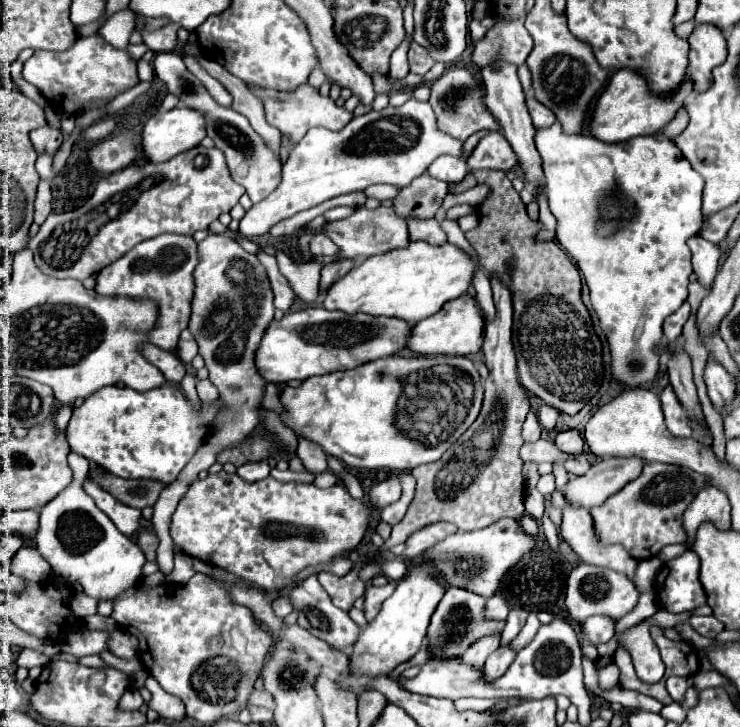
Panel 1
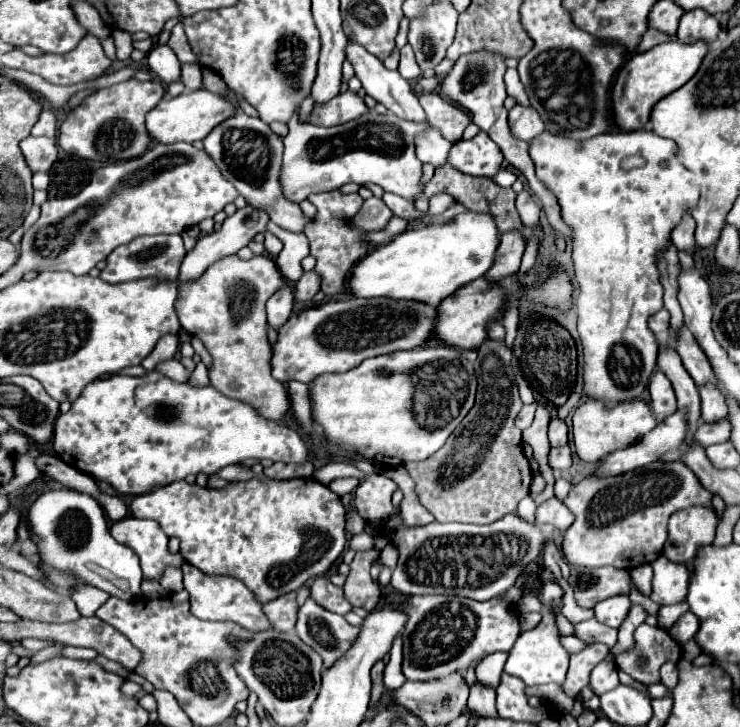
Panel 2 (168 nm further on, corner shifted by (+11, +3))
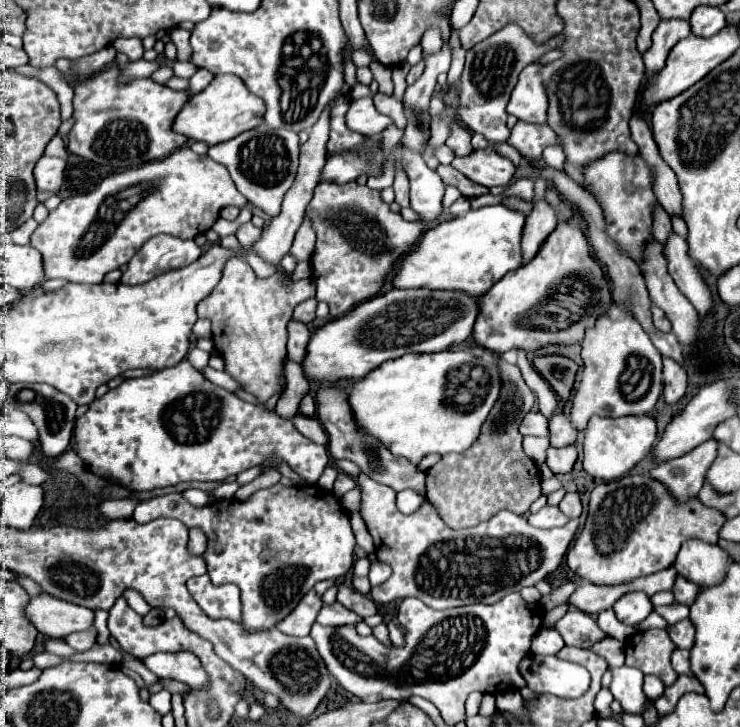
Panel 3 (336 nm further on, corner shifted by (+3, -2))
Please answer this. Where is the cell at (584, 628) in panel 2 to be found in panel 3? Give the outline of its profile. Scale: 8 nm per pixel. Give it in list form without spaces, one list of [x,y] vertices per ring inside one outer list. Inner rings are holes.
[[[569,610],[557,624],[555,628],[563,636],[567,646],[577,646],[577,648],[589,648],[597,640],[605,638],[607,634],[597,626],[597,622],[581,612],[581,610]]]

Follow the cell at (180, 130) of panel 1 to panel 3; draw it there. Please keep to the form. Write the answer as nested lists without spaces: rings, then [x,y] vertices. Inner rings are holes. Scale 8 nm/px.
[[[223,74],[215,76],[213,82],[203,92],[189,98],[189,102],[175,118],[173,130],[185,134],[191,140],[201,140],[213,146],[231,140],[241,132],[257,128],[263,122],[263,114],[265,114],[265,102],[259,96],[251,94],[239,76]]]

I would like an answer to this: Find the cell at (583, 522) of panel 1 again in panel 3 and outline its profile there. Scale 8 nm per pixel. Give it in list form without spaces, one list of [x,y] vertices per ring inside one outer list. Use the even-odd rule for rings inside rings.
[[[543,506],[539,512],[529,514],[527,522],[535,528],[555,528],[555,526],[565,526],[569,522],[569,518],[557,508],[557,506]]]

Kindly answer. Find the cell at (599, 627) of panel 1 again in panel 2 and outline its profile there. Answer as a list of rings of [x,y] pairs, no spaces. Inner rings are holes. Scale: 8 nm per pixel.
[[[617,595],[617,597],[609,597],[601,603],[595,605],[595,619],[607,627],[619,627],[623,623],[623,619],[627,617],[627,611],[631,607],[631,601],[627,595]]]

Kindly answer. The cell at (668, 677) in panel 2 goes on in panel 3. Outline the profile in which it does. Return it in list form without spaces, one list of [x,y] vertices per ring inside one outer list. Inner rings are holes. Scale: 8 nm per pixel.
[[[675,648],[675,652],[671,654],[671,664],[673,664],[673,668],[677,670],[677,674],[689,672],[689,676],[693,676],[693,674],[691,674],[691,668],[689,668],[689,650],[679,650],[679,648]]]

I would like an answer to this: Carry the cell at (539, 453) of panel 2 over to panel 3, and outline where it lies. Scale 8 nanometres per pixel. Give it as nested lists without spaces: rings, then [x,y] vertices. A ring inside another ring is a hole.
[[[518,350],[517,366],[519,366],[519,370],[521,370],[523,380],[527,382],[527,386],[535,392],[541,414],[543,414],[545,418],[553,416],[553,412],[555,412],[555,408],[557,408],[557,394],[555,394],[553,388],[537,374],[537,370],[531,366],[531,362],[527,360],[527,356],[525,356],[523,350]]]

